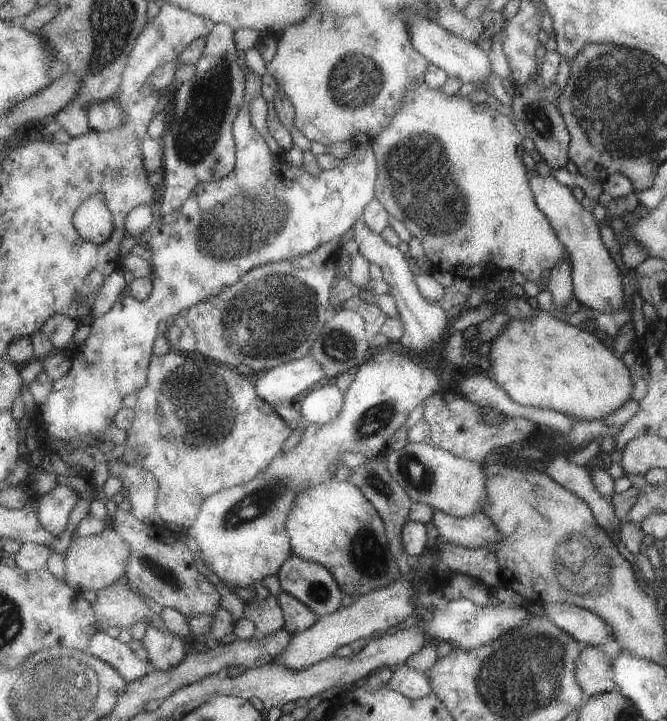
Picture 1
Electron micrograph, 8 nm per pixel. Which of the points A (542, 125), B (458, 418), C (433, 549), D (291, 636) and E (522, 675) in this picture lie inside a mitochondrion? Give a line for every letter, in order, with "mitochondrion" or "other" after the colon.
A: mitochondrion
B: other
C: other
D: other
E: mitochondrion

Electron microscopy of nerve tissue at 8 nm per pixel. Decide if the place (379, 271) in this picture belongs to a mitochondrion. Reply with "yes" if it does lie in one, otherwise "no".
no

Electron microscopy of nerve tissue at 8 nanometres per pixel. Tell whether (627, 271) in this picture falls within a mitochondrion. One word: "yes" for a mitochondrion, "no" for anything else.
no

